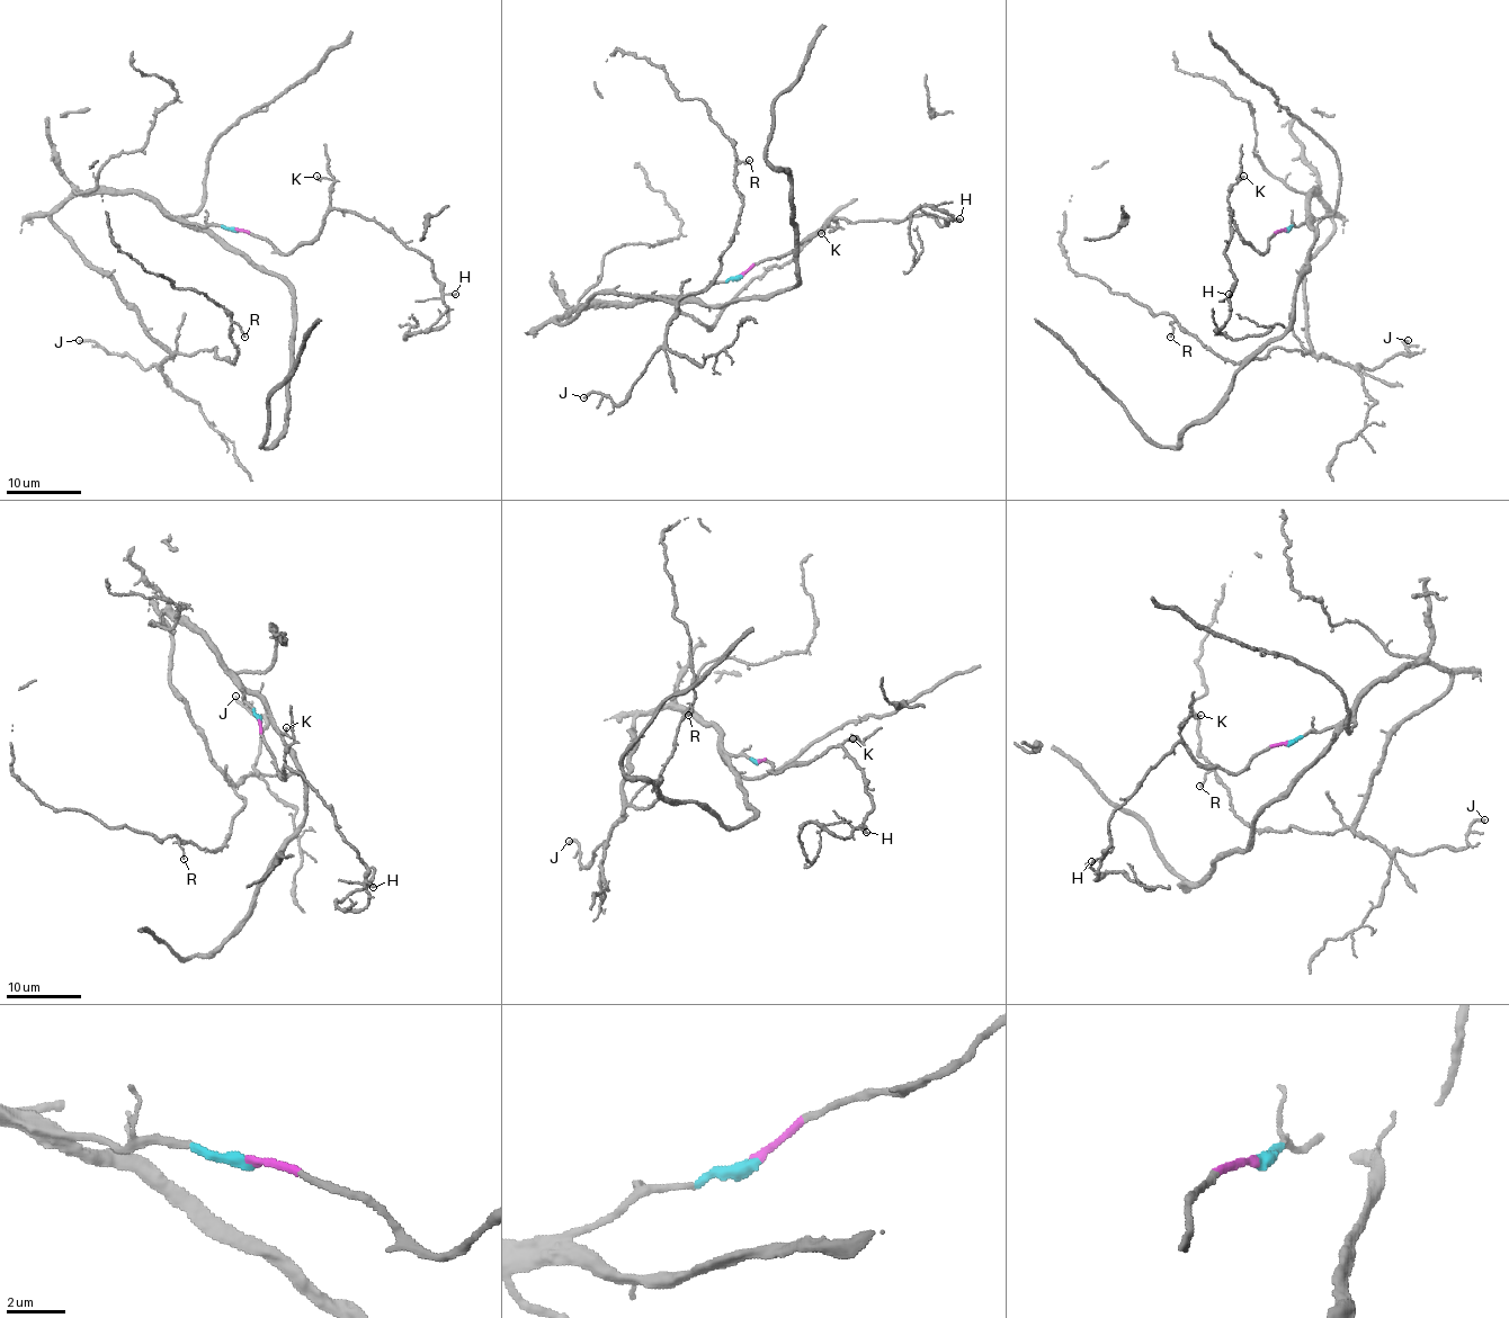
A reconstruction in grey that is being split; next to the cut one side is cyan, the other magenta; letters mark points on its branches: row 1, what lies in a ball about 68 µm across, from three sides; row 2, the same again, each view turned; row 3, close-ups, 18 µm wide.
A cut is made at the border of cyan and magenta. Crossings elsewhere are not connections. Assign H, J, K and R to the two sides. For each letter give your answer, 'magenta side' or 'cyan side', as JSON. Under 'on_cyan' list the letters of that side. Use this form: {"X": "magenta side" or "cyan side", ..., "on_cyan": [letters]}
{"H": "magenta side", "J": "cyan side", "K": "magenta side", "R": "cyan side", "on_cyan": ["J", "R"]}

